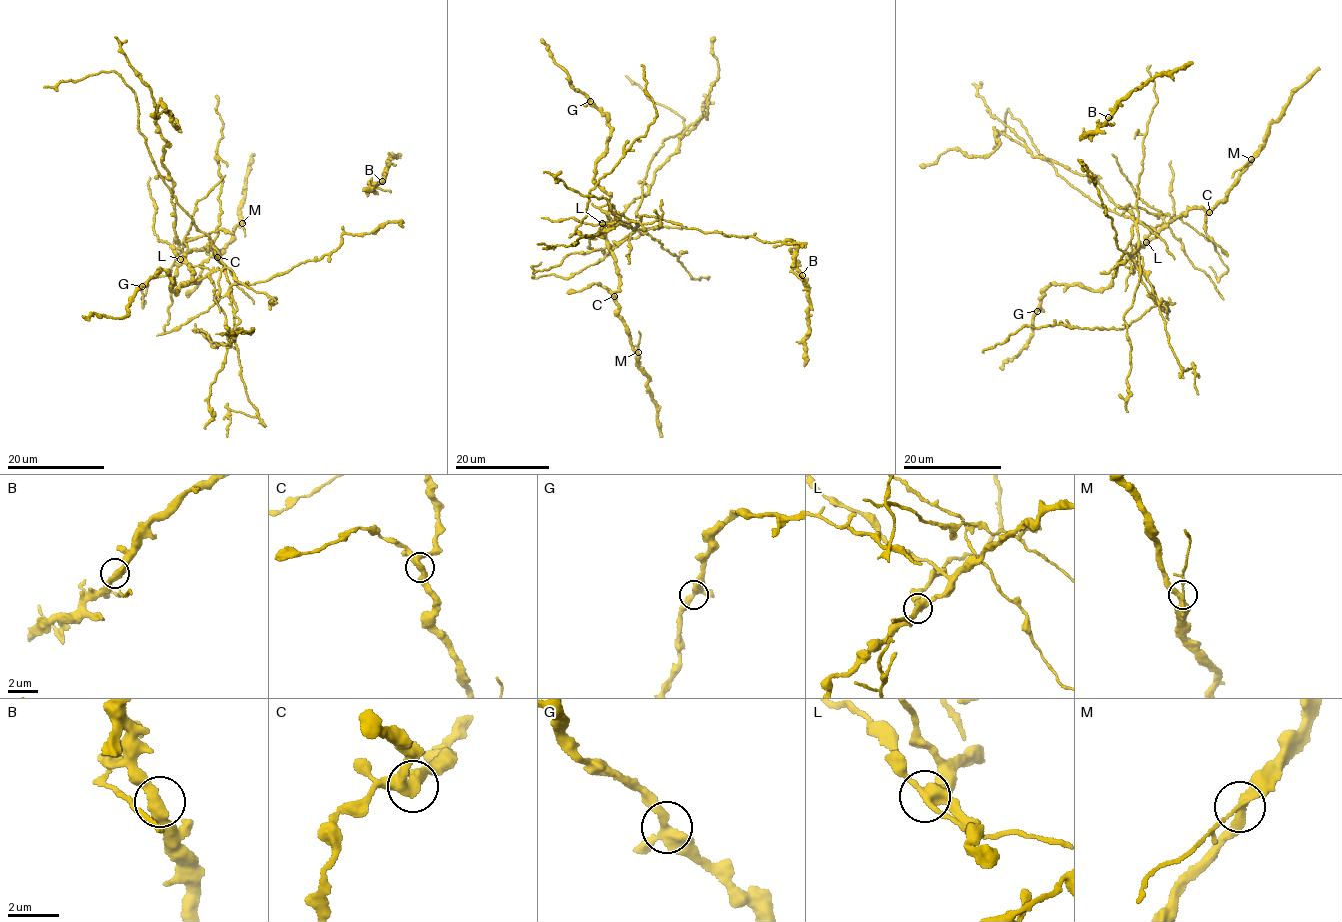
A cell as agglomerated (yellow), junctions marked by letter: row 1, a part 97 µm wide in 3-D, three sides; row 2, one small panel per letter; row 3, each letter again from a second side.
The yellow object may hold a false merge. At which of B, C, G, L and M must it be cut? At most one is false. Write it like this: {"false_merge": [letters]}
{"false_merge": ["L"]}

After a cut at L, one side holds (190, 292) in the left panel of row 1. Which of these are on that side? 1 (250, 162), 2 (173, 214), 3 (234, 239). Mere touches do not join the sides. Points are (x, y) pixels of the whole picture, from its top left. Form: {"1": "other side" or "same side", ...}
{"1": "same side", "2": "same side", "3": "same side"}

